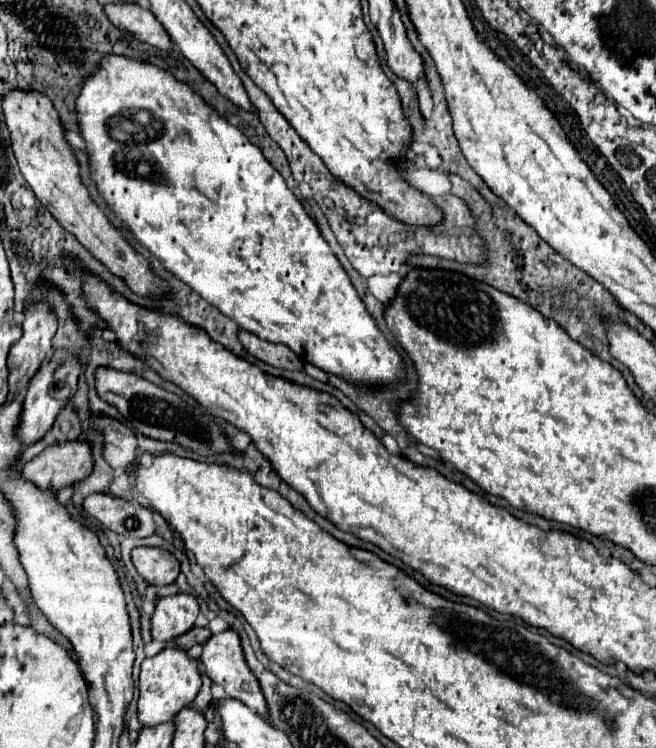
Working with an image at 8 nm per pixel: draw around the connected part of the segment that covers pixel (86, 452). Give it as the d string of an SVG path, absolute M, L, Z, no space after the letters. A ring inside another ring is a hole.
M72 440L64 446L48 446L26 462L20 470L24 480L32 480L36 488L60 490L82 482L92 472L90 446L84 440Z

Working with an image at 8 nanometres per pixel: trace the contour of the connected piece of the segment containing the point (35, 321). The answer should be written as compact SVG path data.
M38 302L34 306L28 308L26 312L26 320L22 324L22 338L10 348L8 354L8 368L10 368L10 376L8 376L8 384L10 384L10 400L14 400L16 394L24 394L30 380L34 378L34 372L38 372L38 368L48 360L50 350L52 350L52 338L56 334L56 316L52 314L50 306L44 302Z

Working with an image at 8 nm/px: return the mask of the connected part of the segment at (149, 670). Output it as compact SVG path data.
M164 648L152 658L146 658L140 668L140 700L138 700L138 720L144 728L170 722L182 708L186 708L198 694L202 678L198 672L198 662L190 660L180 648Z

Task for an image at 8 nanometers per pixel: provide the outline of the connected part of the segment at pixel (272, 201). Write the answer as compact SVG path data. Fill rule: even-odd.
M106 54L100 60L100 66L96 72L88 74L82 80L80 94L76 98L76 116L78 116L78 126L80 134L86 142L86 152L88 152L88 166L92 180L96 184L98 194L106 202L106 206L114 212L116 218L122 220L122 224L136 236L136 240L150 250L158 262L172 272L176 278L186 282L194 292L198 292L206 302L214 304L224 316L236 320L236 324L264 340L270 342L282 342L290 346L302 360L316 364L318 368L326 372L334 372L350 382L360 382L360 384L390 384L396 378L402 376L400 372L400 356L398 352L388 344L388 340L382 336L382 332L376 328L372 316L364 308L360 296L356 294L348 274L344 272L342 264L338 258L332 254L330 246L322 238L318 226L314 220L306 214L304 206L298 202L298 198L288 190L284 178L276 168L264 158L262 150L246 140L246 134L242 134L238 128L234 128L224 116L218 116L214 108L206 102L202 102L202 96L196 94L192 88L188 88L184 82L174 80L170 72L162 72L160 68L154 68L154 64L144 62L144 60L134 60L128 56L116 56L116 54ZM148 162L154 168L154 174L142 176L138 174L138 164Z

